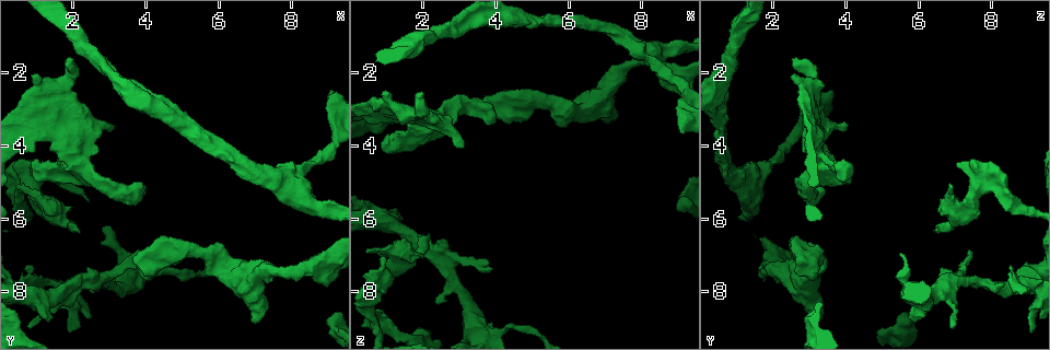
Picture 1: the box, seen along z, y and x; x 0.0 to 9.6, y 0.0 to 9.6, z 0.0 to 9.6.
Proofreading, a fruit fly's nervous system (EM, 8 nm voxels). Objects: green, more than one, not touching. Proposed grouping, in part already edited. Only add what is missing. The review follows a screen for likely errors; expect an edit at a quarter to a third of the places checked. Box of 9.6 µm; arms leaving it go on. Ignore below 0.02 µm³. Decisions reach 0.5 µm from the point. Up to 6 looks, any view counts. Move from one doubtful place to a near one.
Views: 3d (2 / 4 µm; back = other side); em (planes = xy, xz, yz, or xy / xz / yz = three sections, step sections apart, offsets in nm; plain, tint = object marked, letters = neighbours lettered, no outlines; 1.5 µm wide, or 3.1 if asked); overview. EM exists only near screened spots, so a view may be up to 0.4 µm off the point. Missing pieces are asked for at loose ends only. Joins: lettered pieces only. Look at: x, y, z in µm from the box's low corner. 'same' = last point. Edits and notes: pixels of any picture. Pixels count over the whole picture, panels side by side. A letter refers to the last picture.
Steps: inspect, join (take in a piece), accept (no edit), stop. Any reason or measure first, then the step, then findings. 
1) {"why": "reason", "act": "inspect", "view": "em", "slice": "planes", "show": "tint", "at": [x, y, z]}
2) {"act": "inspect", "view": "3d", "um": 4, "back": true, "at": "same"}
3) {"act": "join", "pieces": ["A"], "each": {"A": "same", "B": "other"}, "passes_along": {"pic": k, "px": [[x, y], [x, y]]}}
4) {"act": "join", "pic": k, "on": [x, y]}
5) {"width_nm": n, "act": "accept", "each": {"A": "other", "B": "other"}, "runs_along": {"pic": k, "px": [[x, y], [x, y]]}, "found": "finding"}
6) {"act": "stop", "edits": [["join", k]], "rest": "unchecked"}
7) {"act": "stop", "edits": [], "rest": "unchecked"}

{"why": "thin end", "act": "inspect", "view": "em", "slice": "xz", "step": 8, "show": "letters", "at": [3.90, 6.95, 7.40]}

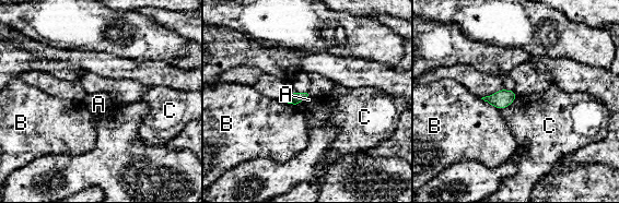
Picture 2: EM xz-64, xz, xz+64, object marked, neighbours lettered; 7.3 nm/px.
{"why": "another direction", "act": "inspect", "view": "em", "slice": "planes", "show": "letters", "at": "same"}

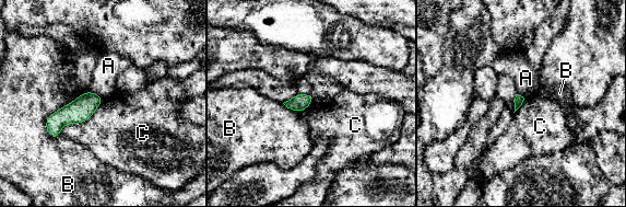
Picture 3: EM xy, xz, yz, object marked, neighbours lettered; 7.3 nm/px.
{"longest_contact_nm": ["C", 420], "act": "accept", "each": {"A": "other", "B": "other", "C": "other"}, "runs_along": {"pic": 3, "px": [[98, 99], [65, 115], [49, 130]]}, "found": "no lettered piece goes on from it"}

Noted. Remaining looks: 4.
{"why": "free end", "act": "inspect", "view": "3d", "um": 2, "at": [1.95, 1.70, 2.55]}

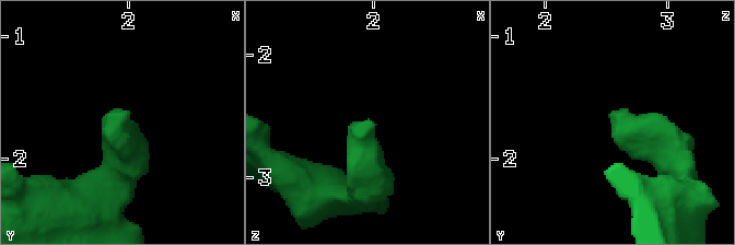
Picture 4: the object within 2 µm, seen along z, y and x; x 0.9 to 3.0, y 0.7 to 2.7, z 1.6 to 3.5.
{"why": "now the EM", "act": "inspect", "view": "em", "slice": "planes", "show": "tint", "at": [1.96, 1.66, 2.52]}

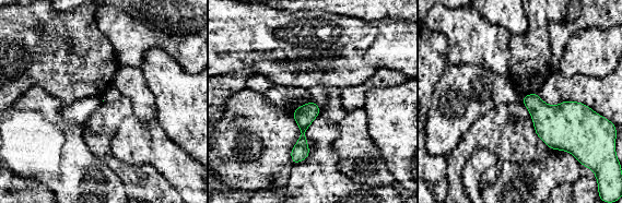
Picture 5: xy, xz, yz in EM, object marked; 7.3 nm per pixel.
{"act": "inspect", "view": "em", "slice": "planes", "show": "letters", "at": "same"}

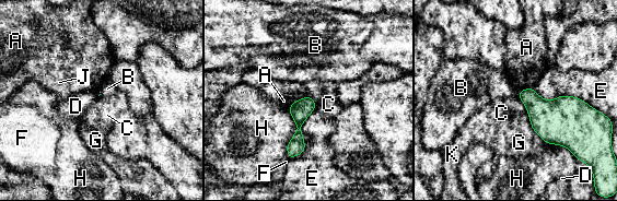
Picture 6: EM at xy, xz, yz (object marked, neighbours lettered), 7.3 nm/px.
{"act": "accept", "each": {"A": "other", "B": "other", "C": "other", "D": "other", "E": "other", "F": "other", "G": "other", "H": "other", "J": "other", "K": "other"}, "border": {"pic": 6, "px": [[517, 95], [524, 105]]}, "found": "none of them fits"}

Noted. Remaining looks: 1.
{"why": "free end", "act": "inspect", "view": "em", "slice": "xz", "step": 4, "show": "letters", "at": [2.20, 6.40, 6.50]}

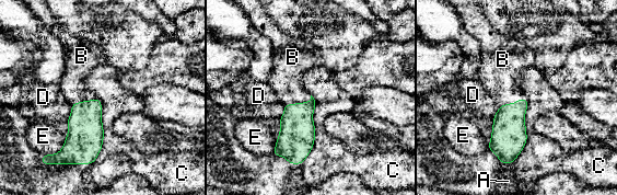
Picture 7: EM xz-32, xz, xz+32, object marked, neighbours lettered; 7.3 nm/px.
{"act": "join", "pieces": ["B"], "each": {"A": "other", "B": "same", "C": "other", "D": "other", "E": "other"}, "passes_along": {"pic": 7, "px": [[297, 137], [298, 103], [284, 80]]}, "found": "it goes on there"}

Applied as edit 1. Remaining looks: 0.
{"act": "stop", "edits": [["join", 7]], "rest": "unchecked"}

